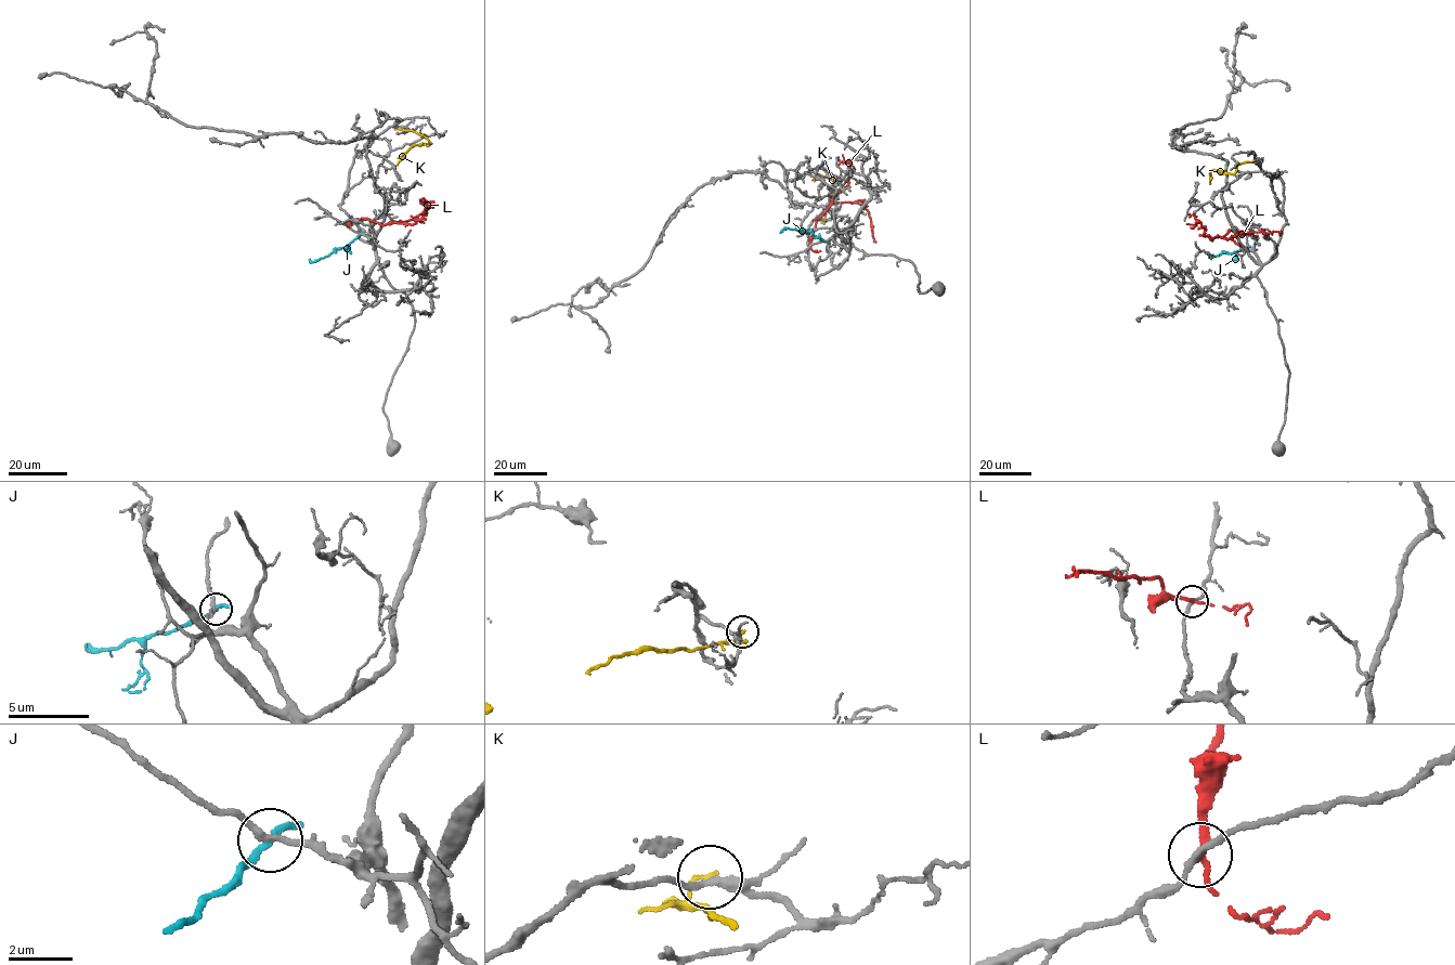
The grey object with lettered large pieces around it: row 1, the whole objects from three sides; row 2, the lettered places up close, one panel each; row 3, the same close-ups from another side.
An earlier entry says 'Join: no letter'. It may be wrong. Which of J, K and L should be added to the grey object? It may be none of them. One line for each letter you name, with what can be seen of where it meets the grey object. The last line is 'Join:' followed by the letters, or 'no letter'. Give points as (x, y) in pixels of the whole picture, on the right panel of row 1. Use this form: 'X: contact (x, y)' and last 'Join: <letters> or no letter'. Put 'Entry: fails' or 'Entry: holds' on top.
Entry: holds
Join: no letter

